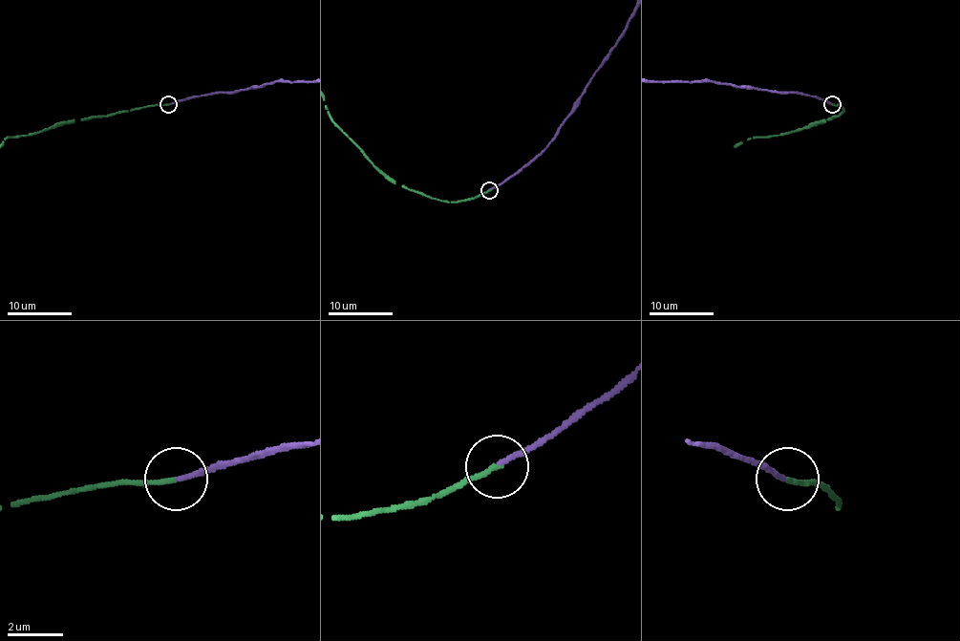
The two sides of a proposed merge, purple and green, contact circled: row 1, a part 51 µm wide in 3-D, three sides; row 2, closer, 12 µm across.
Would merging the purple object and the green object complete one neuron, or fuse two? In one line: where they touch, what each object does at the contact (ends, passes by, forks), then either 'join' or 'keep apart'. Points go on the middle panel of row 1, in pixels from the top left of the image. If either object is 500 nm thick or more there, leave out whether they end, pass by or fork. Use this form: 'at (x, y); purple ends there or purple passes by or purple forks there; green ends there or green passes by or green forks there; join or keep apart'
at (489, 190); purple ends there; green ends there; join

